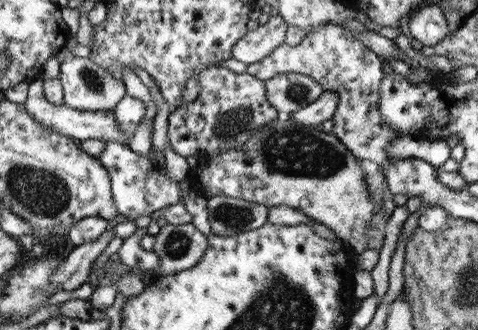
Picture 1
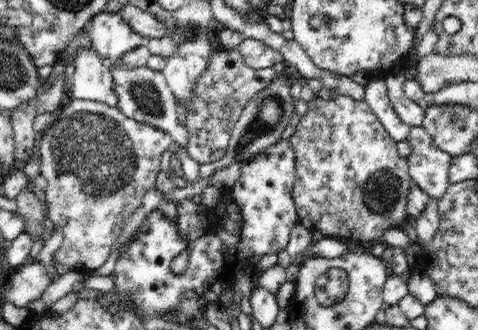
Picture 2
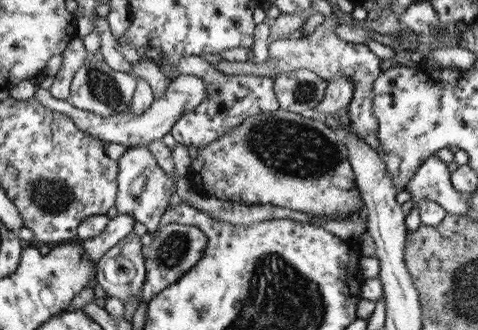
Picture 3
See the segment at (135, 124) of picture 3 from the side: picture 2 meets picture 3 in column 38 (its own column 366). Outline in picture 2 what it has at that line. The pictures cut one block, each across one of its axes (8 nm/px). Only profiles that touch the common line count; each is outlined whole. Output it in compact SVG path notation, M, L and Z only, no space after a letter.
M372 78L364 92L364 102L374 110L380 124L388 130L388 134L400 144L410 138L412 126L408 126L398 112L392 108L388 92L386 92L386 80L384 78Z

